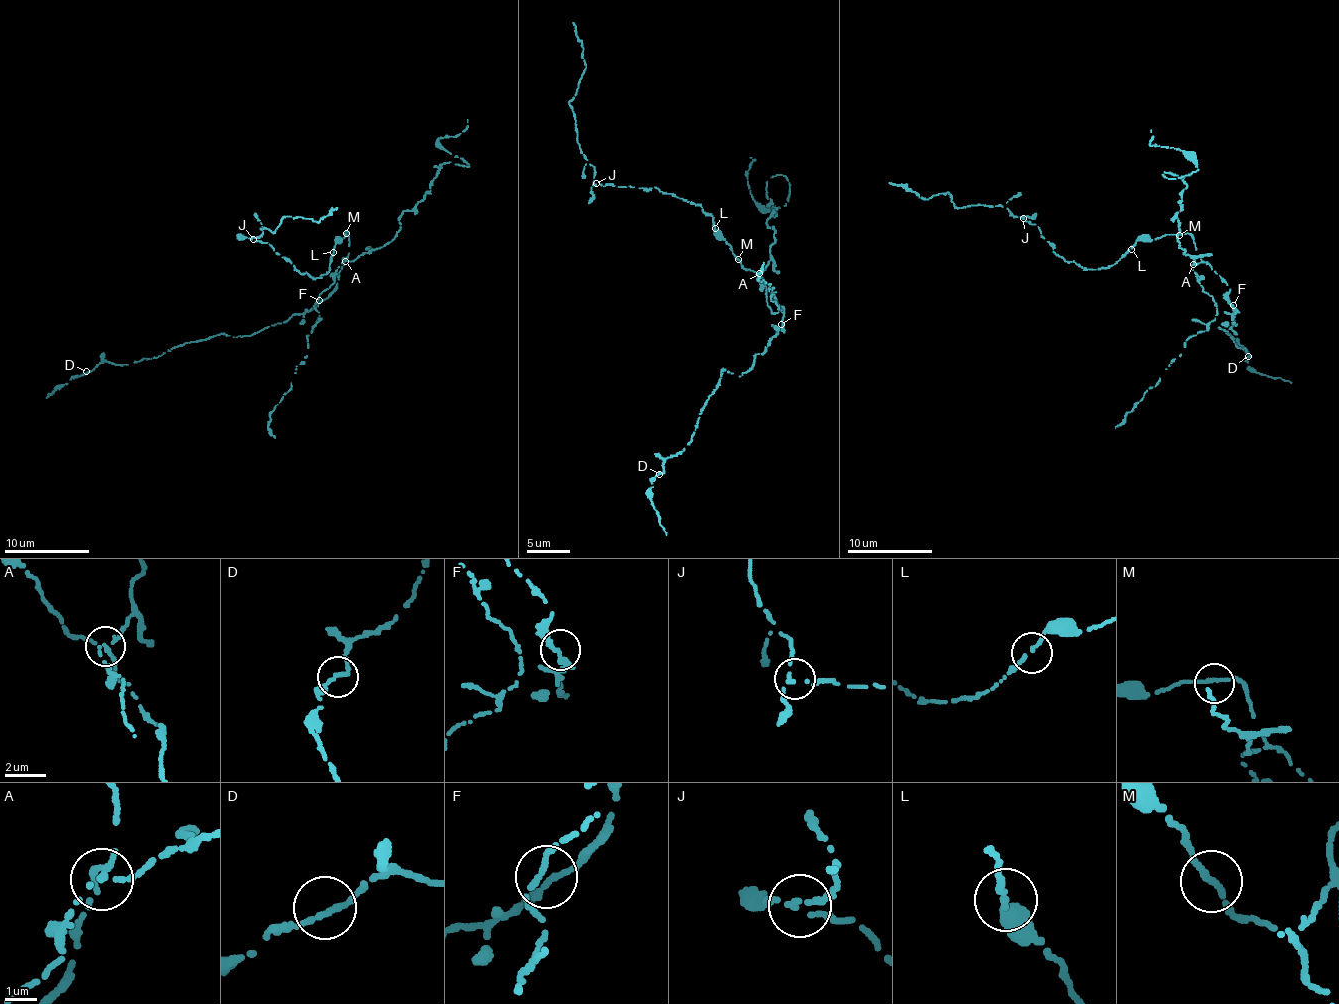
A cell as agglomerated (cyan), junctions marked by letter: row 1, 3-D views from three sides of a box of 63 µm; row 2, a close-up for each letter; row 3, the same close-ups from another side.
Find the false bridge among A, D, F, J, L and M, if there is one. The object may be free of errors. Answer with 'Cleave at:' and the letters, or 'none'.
Cleave at: A

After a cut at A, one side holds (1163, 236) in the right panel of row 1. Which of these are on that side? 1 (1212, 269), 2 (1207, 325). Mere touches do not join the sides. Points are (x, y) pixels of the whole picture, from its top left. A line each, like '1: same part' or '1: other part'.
1: same part
2: other part

